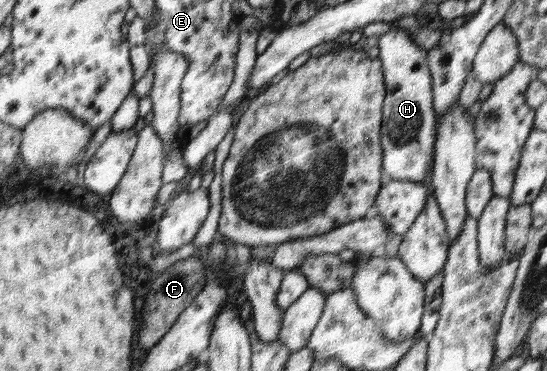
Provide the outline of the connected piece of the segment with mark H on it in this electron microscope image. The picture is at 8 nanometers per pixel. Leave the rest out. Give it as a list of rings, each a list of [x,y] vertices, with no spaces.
[[[393,30],[378,36],[378,59],[385,71],[386,97],[382,109],[382,144],[384,169],[397,181],[408,179],[423,183],[434,161],[437,115],[434,111],[433,74],[427,65],[429,54],[412,40],[410,33]]]

